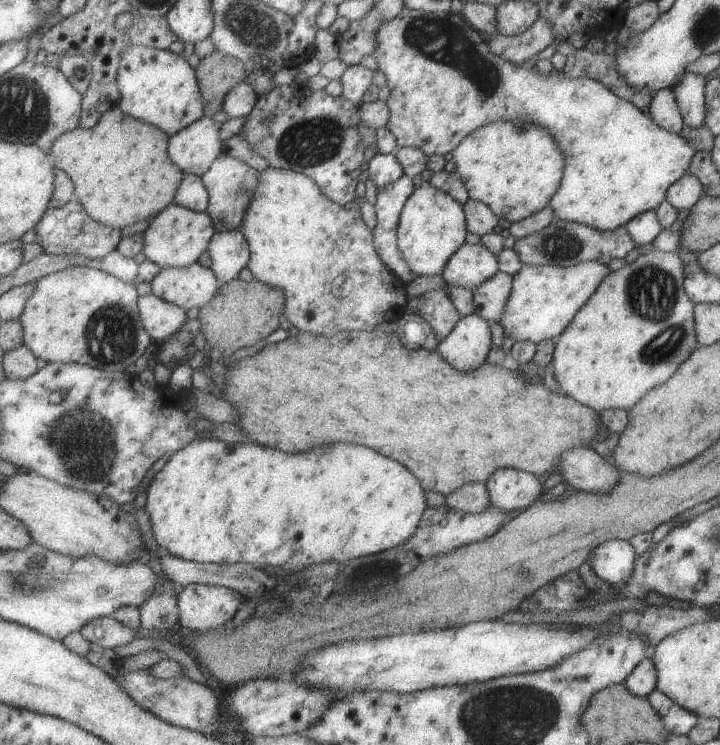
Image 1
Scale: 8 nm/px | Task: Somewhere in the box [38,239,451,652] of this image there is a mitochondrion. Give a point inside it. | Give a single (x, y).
(113, 334)

